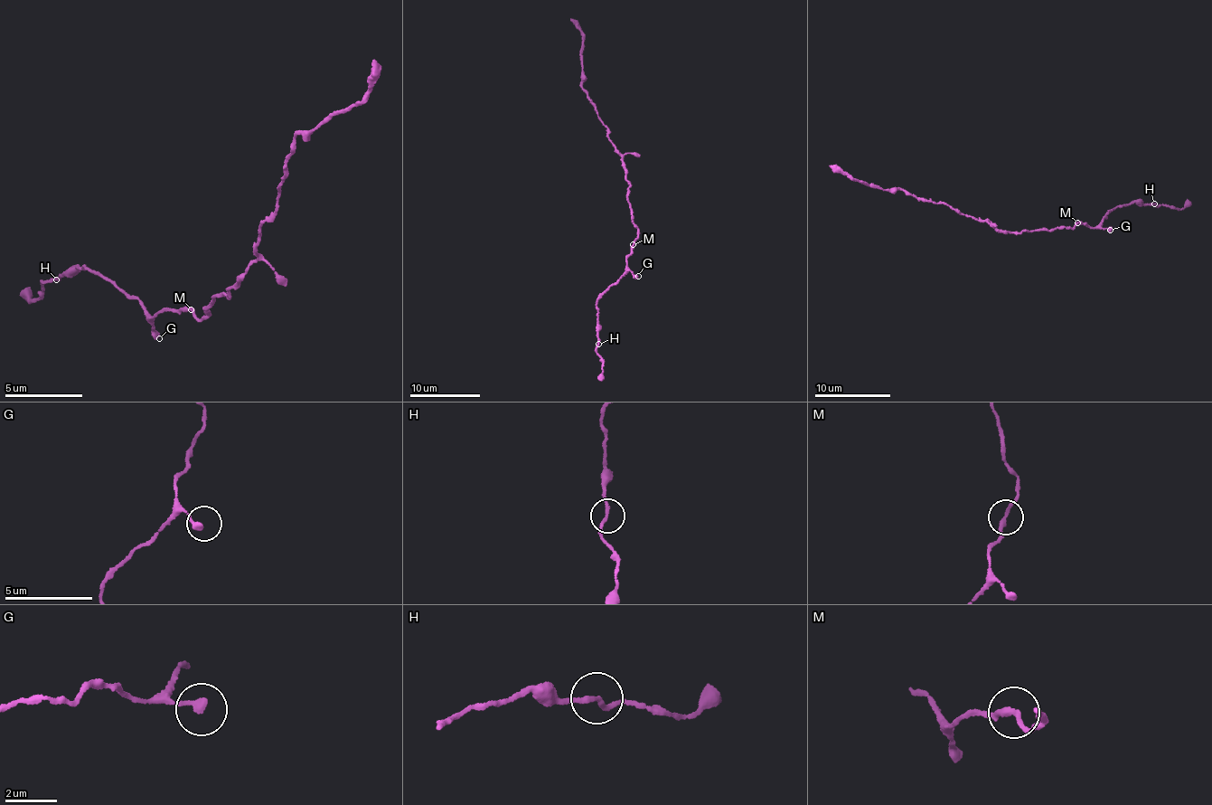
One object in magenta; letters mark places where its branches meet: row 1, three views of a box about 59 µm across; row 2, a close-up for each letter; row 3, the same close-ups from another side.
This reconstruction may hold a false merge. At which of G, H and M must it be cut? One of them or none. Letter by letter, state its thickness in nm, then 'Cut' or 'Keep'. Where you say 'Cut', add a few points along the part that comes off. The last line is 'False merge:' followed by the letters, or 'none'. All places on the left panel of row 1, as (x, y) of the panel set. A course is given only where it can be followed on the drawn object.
G: Thickness 320 nm. Keep
H: Thickness 160 nm. Keep
M: Thickness 220 nm. Keep
False merge: none

